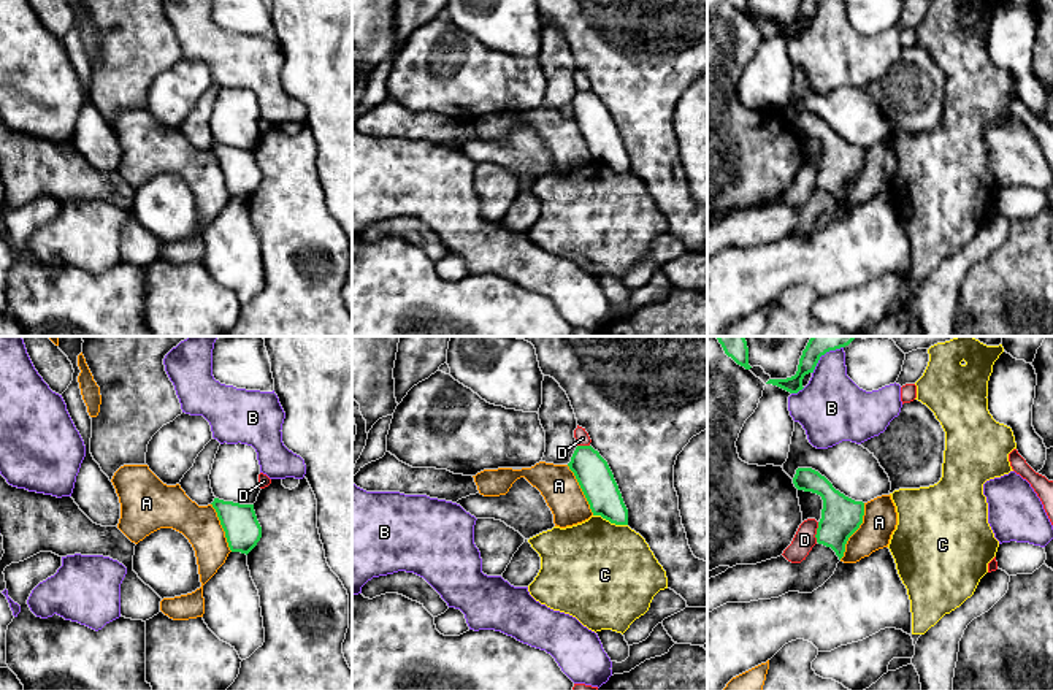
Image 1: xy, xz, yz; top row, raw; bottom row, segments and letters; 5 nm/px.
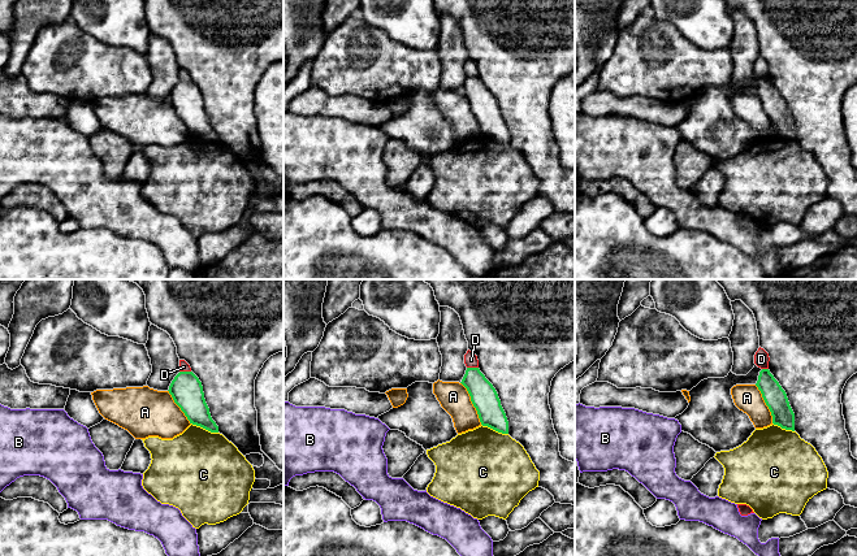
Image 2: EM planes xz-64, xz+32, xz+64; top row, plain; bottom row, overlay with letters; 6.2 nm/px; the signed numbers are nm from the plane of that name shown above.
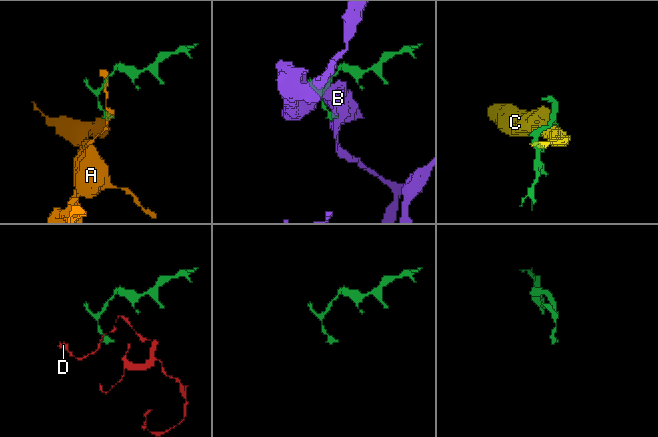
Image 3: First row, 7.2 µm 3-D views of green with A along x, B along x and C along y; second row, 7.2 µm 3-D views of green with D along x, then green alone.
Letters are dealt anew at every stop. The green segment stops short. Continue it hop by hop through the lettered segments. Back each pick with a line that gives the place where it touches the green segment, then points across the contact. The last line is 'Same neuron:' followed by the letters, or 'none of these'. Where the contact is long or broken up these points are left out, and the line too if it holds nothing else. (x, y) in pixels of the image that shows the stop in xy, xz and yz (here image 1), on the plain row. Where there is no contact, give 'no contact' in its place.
Same neuron: none of these

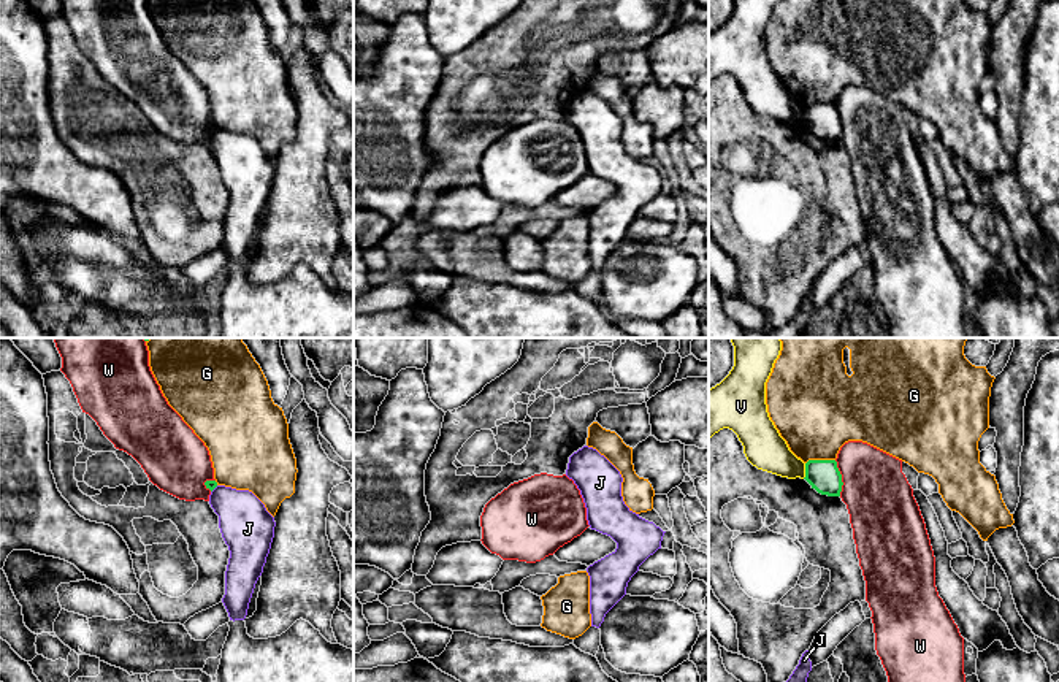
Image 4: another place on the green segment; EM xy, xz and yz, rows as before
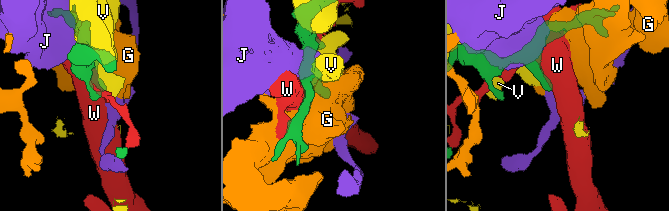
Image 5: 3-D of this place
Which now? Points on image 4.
J: meets green in xy at (214, 132); runs through xy (210, 129), (214, 132), (241, 160), (246, 170)
Same neuron: J

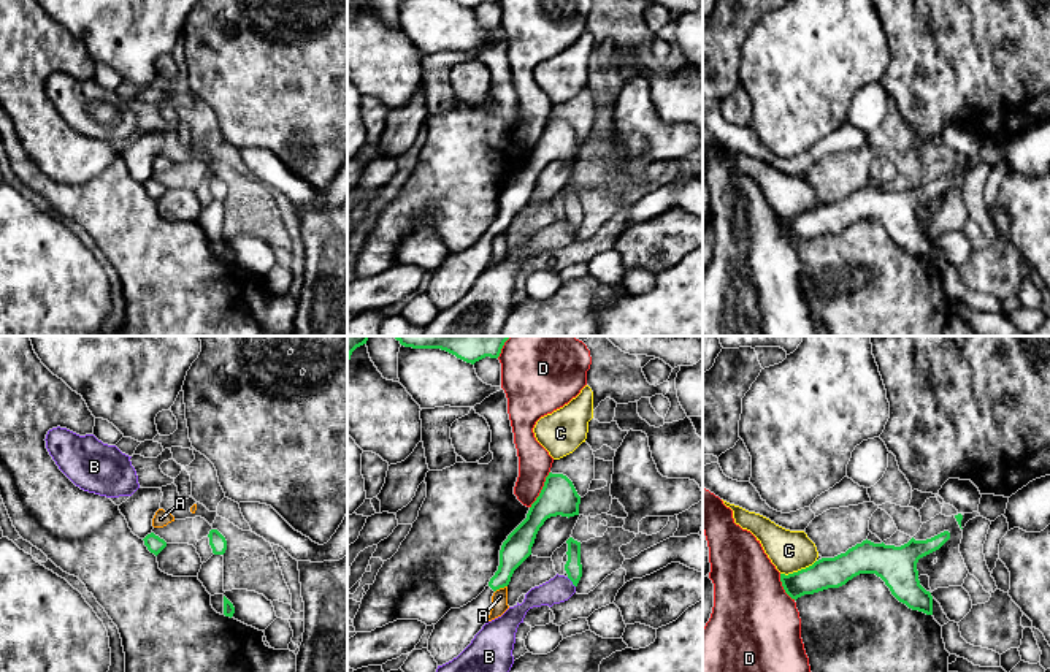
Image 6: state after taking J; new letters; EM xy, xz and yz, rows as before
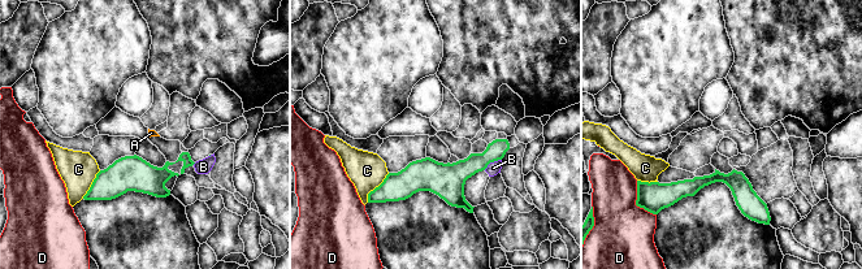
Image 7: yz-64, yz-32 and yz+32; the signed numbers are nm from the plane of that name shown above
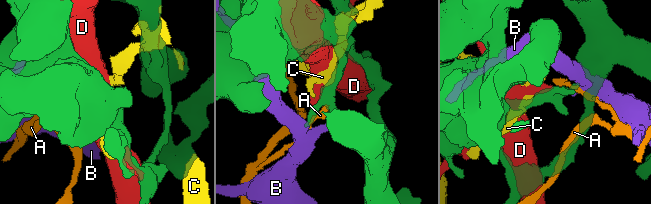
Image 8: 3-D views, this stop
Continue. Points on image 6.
Same neuron: none of these

